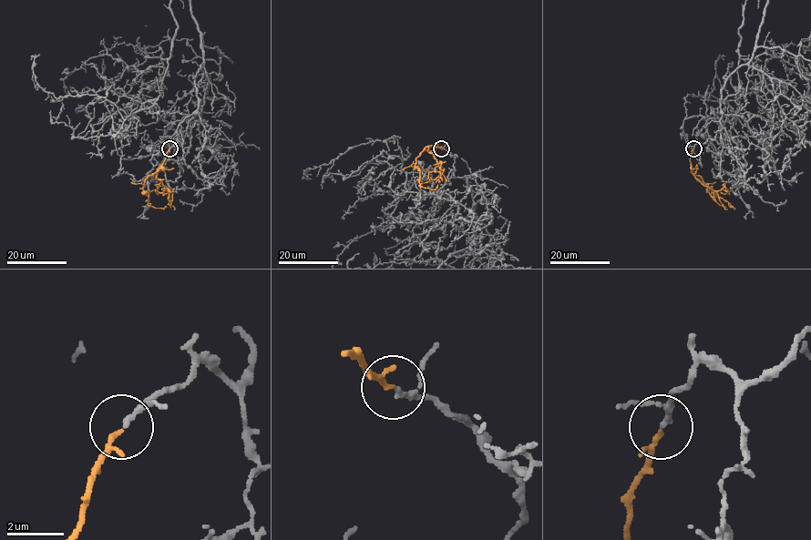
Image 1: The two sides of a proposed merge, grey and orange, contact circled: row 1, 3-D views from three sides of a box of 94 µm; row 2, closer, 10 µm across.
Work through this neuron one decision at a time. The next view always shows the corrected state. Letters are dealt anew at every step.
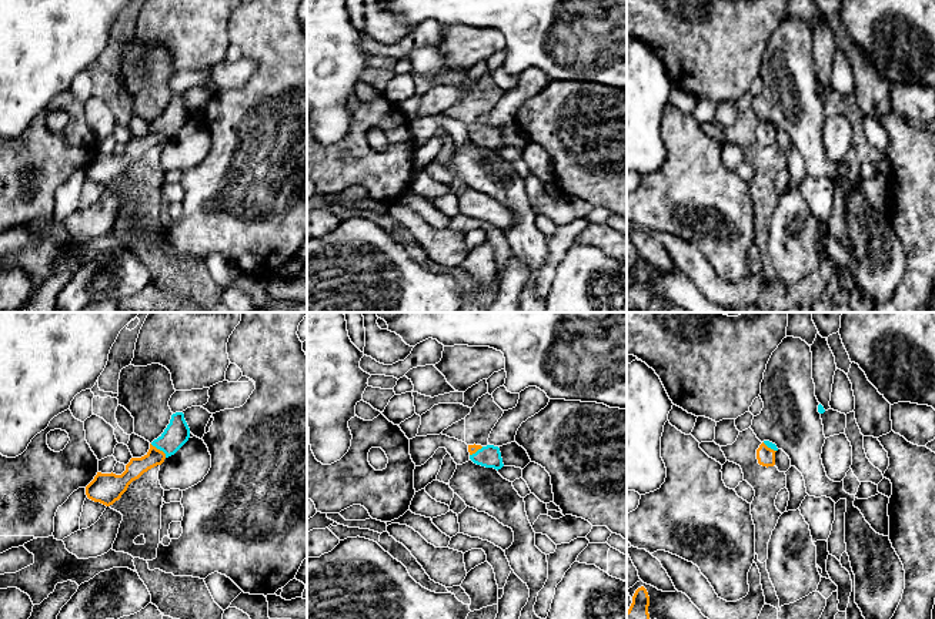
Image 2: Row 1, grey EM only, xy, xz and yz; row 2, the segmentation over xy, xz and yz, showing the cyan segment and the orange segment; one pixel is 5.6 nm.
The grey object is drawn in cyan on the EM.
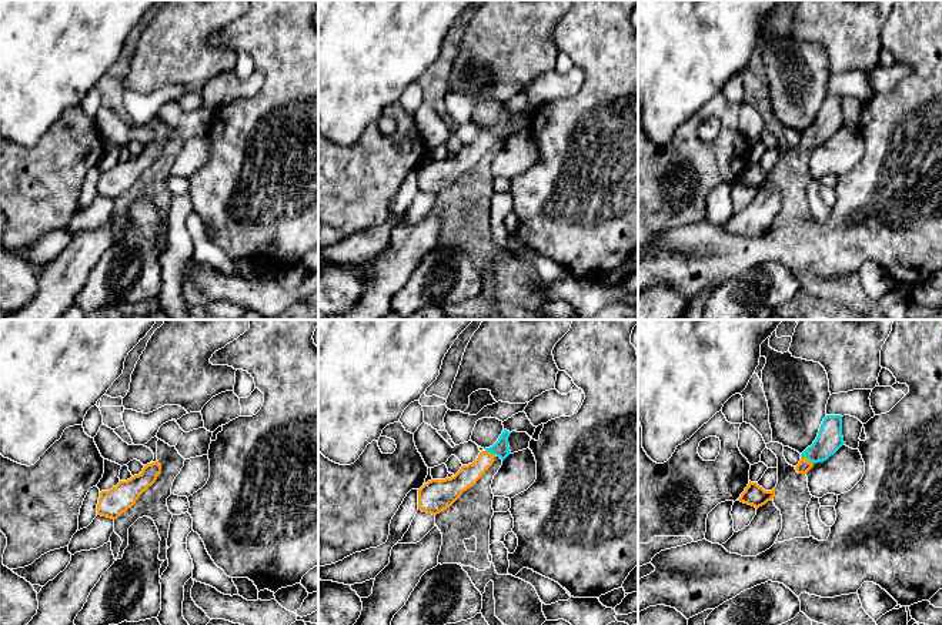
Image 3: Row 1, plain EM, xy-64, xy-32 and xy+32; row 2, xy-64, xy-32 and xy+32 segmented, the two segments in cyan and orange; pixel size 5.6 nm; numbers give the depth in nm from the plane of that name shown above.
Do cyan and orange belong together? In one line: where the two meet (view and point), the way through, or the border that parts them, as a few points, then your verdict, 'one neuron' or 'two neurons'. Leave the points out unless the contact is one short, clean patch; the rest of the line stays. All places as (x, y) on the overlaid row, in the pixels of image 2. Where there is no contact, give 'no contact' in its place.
meets cyan in xy at (159, 448); runs through xy (177, 432), (159, 448), (142, 465), (136, 467); one neuron

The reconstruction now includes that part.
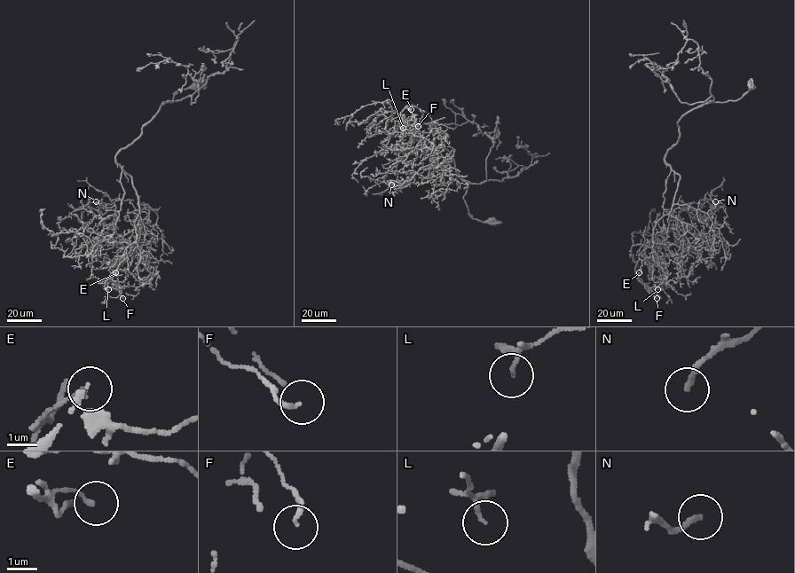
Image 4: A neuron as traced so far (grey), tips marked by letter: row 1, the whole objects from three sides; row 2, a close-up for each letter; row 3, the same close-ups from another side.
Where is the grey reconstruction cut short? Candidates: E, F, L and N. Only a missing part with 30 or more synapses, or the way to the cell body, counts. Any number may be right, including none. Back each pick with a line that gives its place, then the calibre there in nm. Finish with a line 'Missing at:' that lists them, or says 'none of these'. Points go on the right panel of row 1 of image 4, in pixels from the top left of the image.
N: (715, 201) | 170 nm
Missing at: N

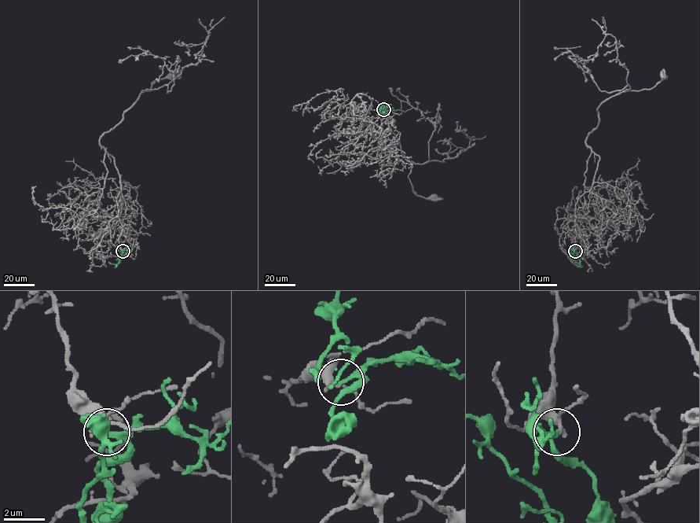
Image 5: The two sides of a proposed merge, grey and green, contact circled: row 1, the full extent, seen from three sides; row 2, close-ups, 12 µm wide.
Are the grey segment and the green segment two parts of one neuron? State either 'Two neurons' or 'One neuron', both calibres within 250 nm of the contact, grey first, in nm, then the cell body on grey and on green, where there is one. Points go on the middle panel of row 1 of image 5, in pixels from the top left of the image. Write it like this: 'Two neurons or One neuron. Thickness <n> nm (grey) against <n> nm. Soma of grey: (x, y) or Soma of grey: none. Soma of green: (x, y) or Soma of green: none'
Two neurons. Thickness 160 nm (grey) against 200 nm. Soma of grey: (434, 197). Soma of green: none

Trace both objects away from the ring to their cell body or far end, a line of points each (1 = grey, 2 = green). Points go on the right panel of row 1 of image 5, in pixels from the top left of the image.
1: (575, 251), (575, 204), (599, 158), (586, 142), (597, 108), (664, 75)
2: (575, 251), (579, 259), (567, 249)

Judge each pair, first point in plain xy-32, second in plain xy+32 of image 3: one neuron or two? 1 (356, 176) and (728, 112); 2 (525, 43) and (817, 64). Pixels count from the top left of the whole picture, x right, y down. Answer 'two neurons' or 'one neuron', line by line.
1: one neuron
2: two neurons

